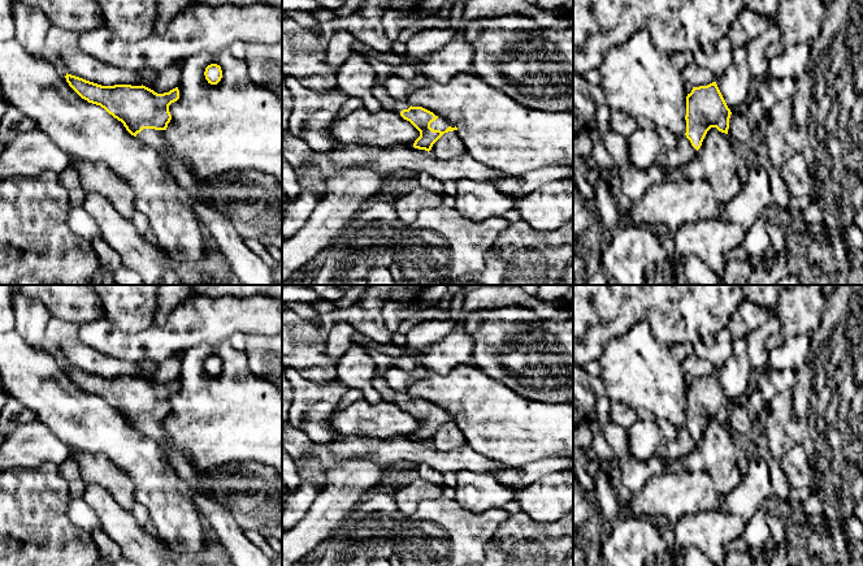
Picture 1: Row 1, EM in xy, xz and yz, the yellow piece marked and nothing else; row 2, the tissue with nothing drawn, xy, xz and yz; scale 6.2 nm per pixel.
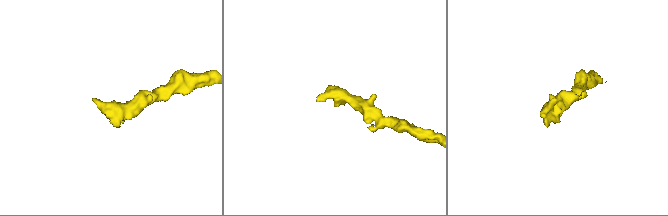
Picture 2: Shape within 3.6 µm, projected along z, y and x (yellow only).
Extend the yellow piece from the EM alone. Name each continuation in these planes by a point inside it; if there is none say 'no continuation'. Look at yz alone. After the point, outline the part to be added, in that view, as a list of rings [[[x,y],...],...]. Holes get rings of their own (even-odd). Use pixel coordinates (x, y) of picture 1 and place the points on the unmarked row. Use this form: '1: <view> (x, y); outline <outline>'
1: yz (684, 444); outline [[[682,427],[677,431],[677,437],[675,440],[662,440],[652,457],[669,463],[675,459],[685,458],[695,446],[697,441],[691,437],[686,427]]]

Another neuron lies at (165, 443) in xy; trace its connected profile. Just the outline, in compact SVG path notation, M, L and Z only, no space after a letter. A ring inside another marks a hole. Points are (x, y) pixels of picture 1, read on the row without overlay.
M161 422L161 427L164 431L162 438L159 441L160 446L162 448L165 458L168 457L169 450L175 450L182 453L172 441L169 433L168 433L168 425L166 422Z

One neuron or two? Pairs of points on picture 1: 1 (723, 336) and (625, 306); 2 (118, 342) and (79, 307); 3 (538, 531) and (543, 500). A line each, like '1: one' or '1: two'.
1: two
2: two
3: two

